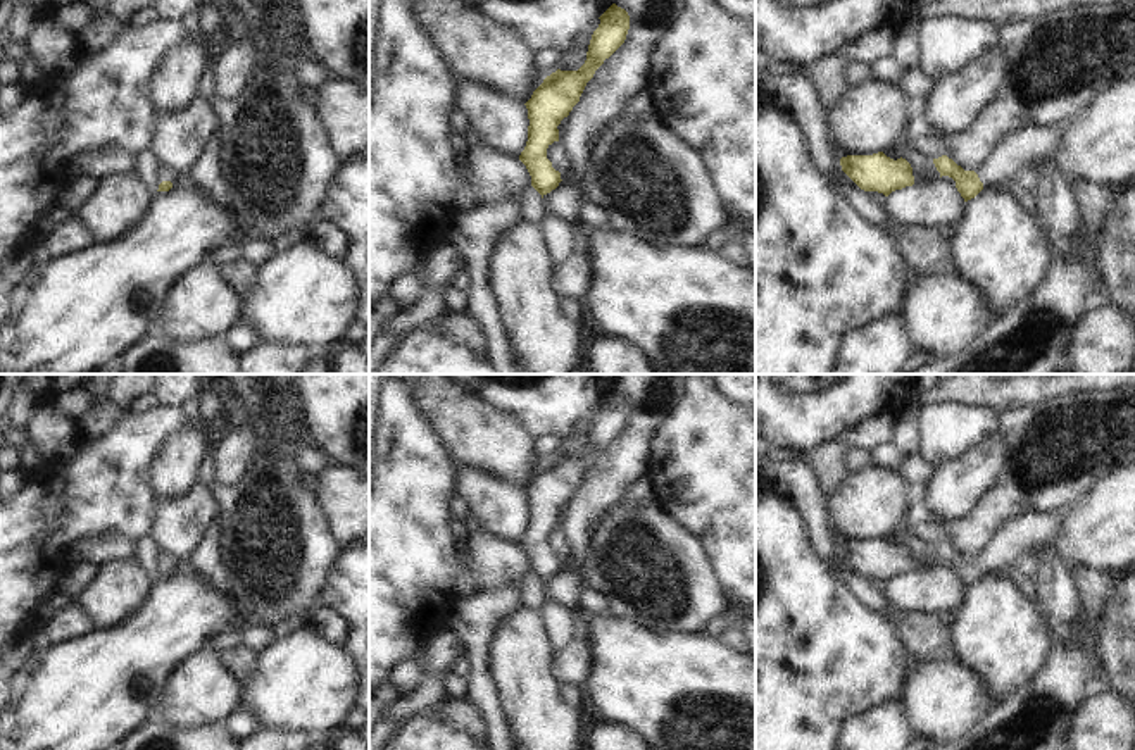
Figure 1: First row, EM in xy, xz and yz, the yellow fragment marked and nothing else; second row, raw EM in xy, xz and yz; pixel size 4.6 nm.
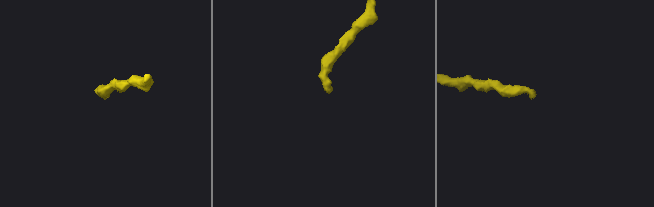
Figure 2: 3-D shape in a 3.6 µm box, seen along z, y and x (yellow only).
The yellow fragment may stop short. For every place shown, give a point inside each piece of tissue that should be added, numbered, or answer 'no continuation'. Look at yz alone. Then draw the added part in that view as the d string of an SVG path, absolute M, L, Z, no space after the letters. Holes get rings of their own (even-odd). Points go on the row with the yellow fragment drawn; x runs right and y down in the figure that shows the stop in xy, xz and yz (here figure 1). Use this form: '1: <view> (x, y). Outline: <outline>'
1: yz (1015, 152). Outline: M1068 124L1025 128L1016 134L1006 134L983 166L975 171L983 188L1019 179L1028 166L1050 159L1059 148L1066 128Z

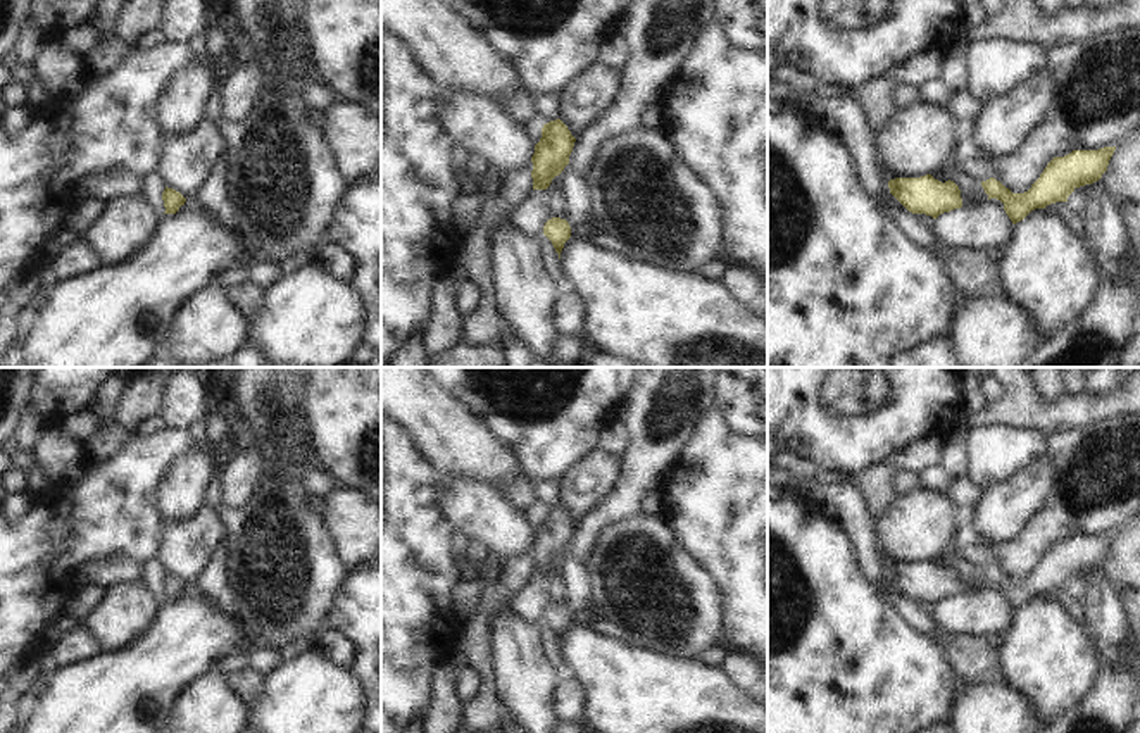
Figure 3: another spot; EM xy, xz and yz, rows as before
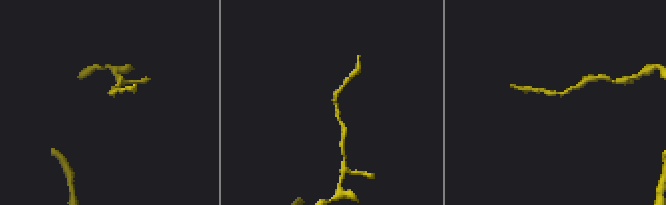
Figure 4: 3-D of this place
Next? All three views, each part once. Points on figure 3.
no continuation.

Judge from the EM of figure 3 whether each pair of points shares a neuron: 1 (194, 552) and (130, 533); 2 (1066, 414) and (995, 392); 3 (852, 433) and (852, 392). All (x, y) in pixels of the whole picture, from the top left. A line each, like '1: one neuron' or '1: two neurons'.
1: two neurons
2: two neurons
3: two neurons

